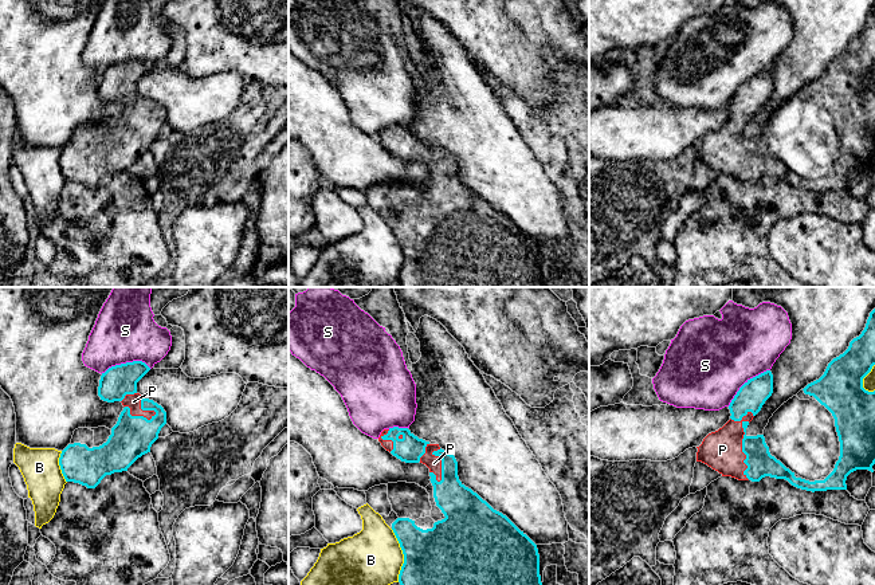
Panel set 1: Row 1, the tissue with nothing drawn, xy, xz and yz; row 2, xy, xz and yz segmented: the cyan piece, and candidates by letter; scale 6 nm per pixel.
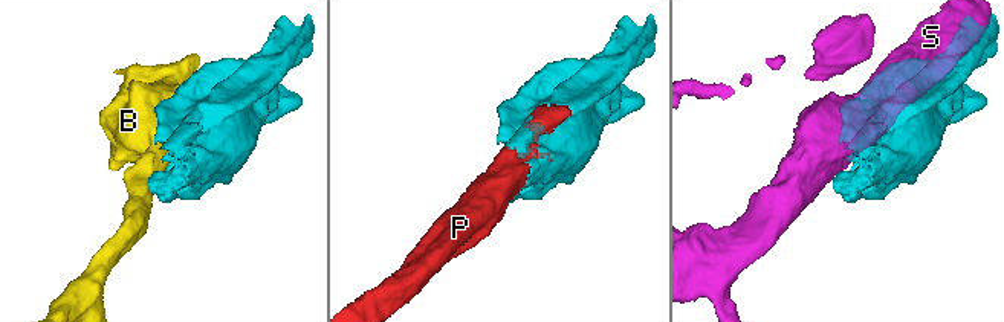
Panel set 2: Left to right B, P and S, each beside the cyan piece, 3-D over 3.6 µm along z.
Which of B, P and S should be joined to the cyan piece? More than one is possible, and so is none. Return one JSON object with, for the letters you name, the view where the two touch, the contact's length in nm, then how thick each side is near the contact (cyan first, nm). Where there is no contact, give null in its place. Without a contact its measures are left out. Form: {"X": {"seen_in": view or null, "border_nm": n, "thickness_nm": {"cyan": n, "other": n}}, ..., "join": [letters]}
{"P": {"seen_in": "yz", "border_nm": 420, "thickness_nm": {"cyan": 160, "other": 240}}, "join": ["P"]}

